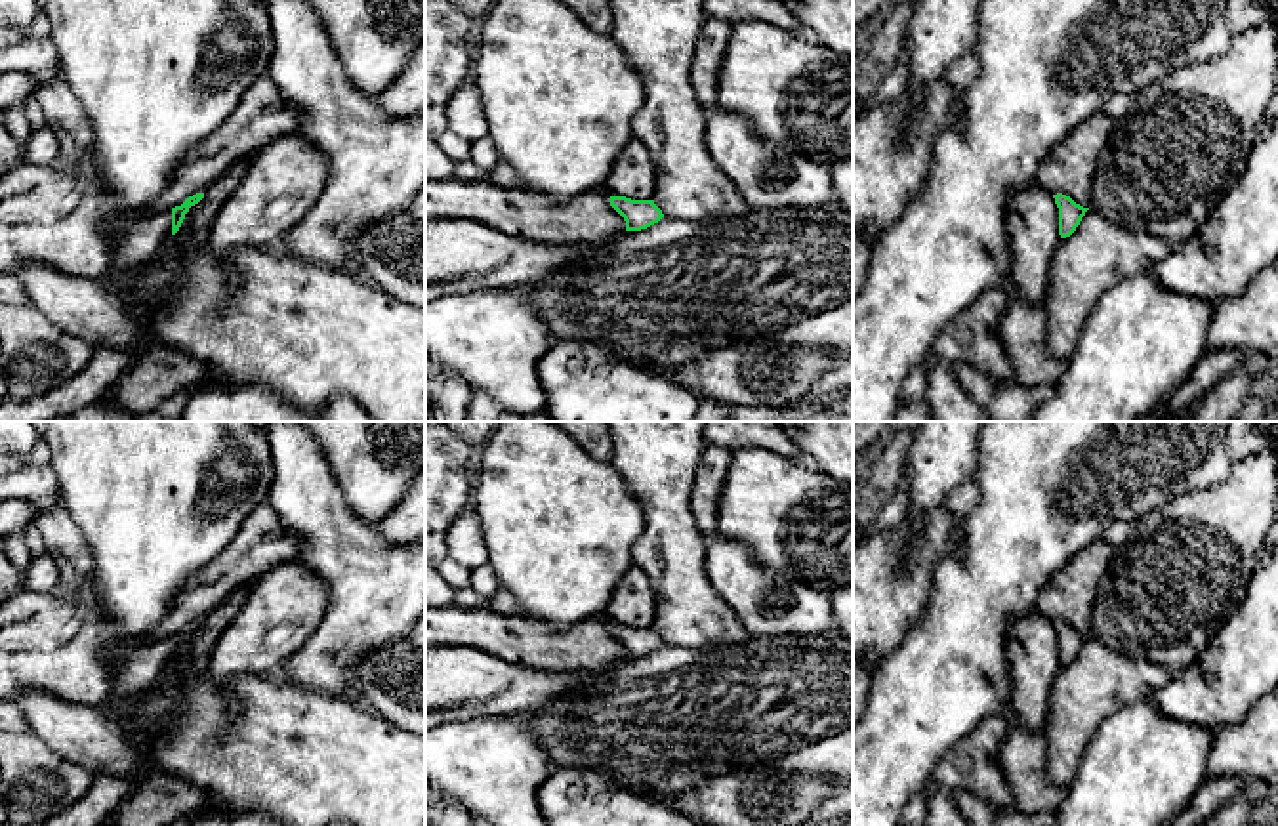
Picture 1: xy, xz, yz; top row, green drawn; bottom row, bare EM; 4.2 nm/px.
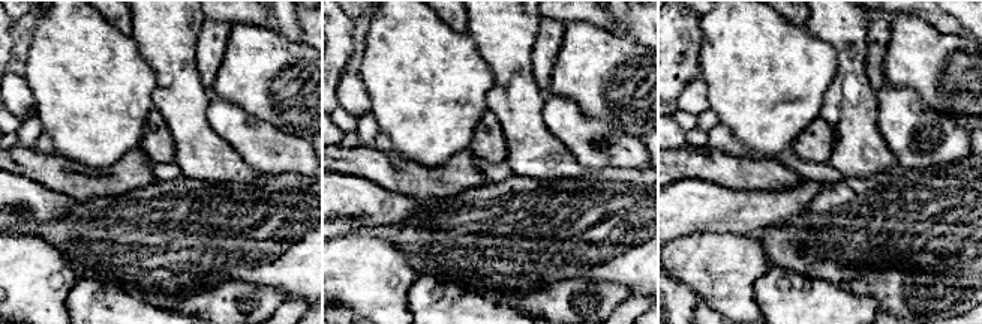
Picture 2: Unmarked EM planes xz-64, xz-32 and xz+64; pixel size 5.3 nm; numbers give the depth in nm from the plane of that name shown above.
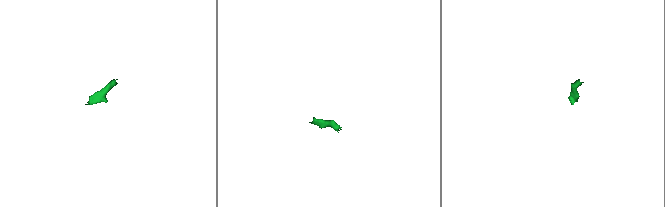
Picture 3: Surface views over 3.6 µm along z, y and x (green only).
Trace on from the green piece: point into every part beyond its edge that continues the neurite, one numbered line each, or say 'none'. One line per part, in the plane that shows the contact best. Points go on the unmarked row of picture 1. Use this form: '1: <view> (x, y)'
1: xy (136, 668)

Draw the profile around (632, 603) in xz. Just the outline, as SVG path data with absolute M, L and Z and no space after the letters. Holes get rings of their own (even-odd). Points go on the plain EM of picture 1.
M631 567L618 582L605 612L612 624L652 628L656 616L654 589L647 574Z

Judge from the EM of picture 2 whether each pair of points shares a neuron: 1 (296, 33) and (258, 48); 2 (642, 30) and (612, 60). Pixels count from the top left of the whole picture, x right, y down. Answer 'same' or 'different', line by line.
1: different
2: different

